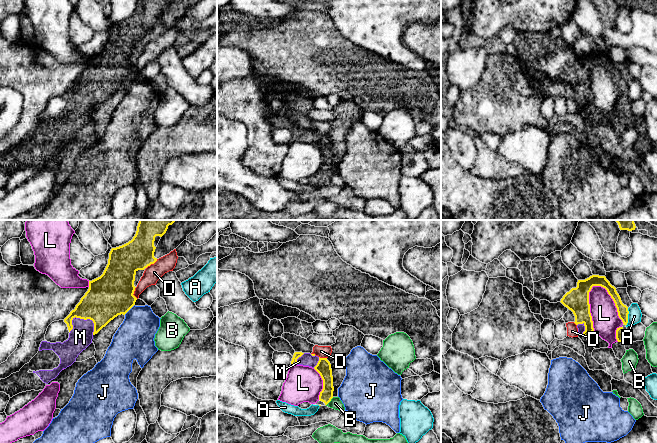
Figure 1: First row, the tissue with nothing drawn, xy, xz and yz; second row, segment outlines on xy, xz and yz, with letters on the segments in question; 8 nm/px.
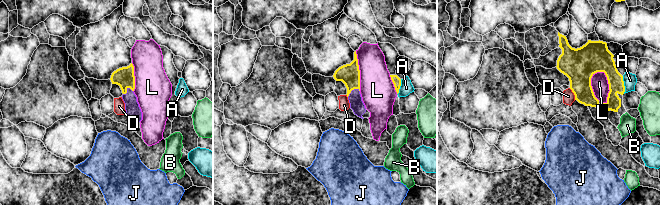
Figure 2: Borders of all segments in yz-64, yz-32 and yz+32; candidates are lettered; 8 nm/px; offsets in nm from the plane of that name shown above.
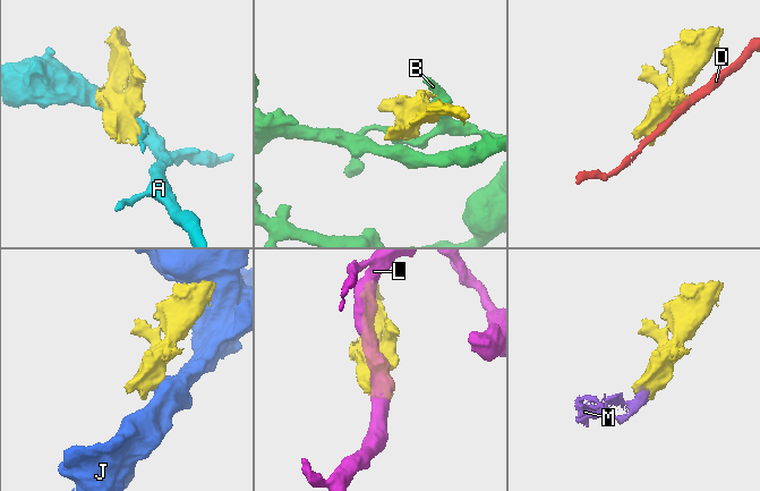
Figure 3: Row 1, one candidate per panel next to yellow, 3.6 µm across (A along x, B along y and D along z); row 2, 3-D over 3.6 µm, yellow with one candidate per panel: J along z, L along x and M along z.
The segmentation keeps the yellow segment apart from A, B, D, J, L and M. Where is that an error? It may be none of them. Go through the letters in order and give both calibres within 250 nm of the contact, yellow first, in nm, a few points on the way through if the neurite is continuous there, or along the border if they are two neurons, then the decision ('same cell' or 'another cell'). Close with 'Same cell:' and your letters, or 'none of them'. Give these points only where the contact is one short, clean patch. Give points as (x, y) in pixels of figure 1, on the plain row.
A: 90 nm thick on the yellow side, 110 nm on the other; border along yz (628, 84), (628, 98), (626, 101); another cell
B: 110 nm thick on the yellow side, 90 nm on the other; border along xz (333, 173), (326, 181); another cell
D: 240 nm thick on the yellow side, 140 nm on the other; another cell
J: 340 nm thick on the yellow side, 320 nm on the other; border along xy (134, 80), (124, 90); another cell
L: 110 nm thick on the yellow side, 220 nm on the other; another cell
M: 320 nm thick on the yellow side, 190 nm on the other; runs through xy (103, 77), (87, 93), (77, 93), (80, 113); same cell
Same cell: M

